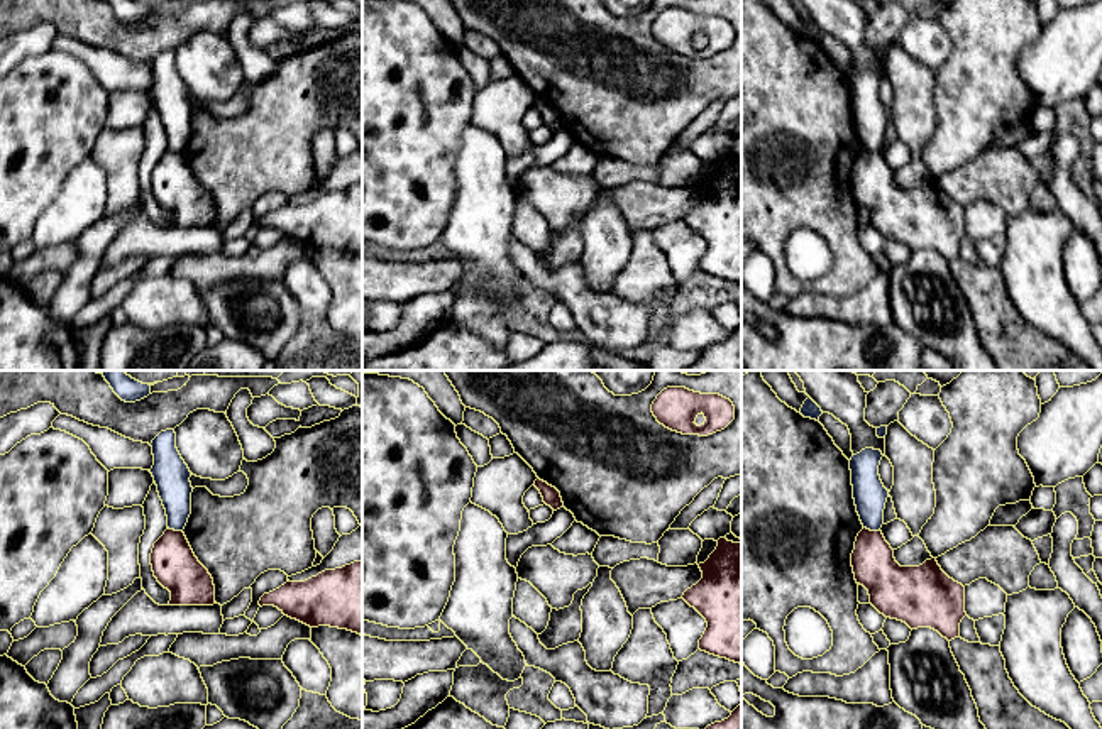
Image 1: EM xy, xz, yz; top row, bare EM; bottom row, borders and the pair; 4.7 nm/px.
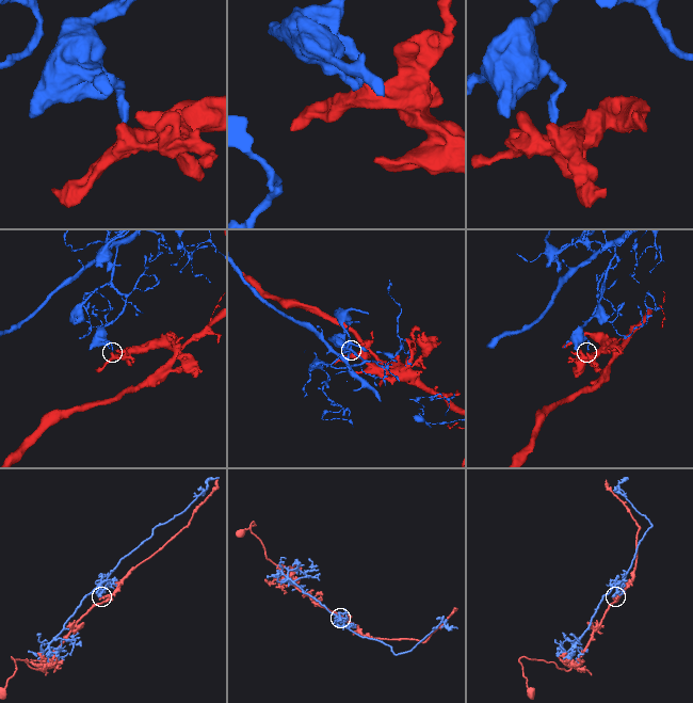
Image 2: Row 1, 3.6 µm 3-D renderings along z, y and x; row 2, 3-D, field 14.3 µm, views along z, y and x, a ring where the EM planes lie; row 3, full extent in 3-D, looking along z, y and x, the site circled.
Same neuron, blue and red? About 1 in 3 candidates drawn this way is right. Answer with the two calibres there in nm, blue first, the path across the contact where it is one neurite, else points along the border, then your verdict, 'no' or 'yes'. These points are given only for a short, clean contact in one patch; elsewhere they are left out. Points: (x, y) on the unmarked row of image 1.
calibres 160 and 200 nm; border yz (864, 147), (879, 153); no

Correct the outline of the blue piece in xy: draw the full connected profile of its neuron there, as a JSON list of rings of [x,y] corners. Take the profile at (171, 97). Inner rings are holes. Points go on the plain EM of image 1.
[[[174,51],[161,52],[151,64],[154,86],[151,95],[166,130],[168,149],[183,152],[191,135],[191,93],[176,69]]]

